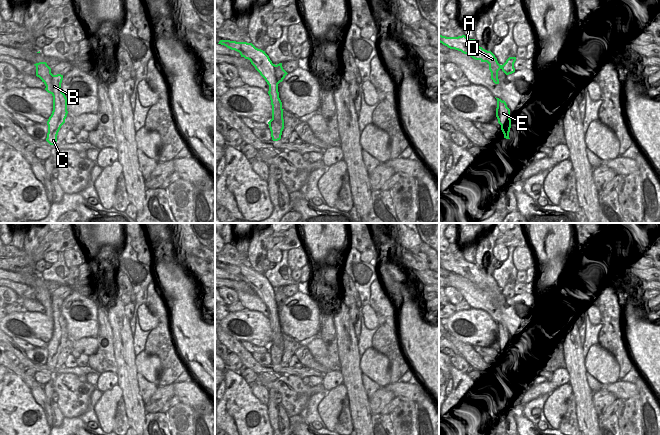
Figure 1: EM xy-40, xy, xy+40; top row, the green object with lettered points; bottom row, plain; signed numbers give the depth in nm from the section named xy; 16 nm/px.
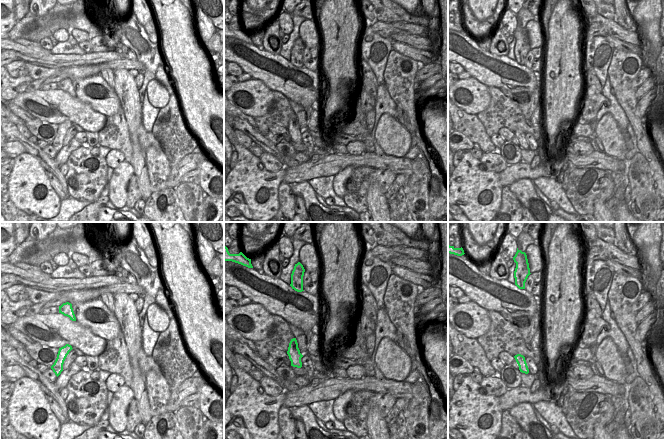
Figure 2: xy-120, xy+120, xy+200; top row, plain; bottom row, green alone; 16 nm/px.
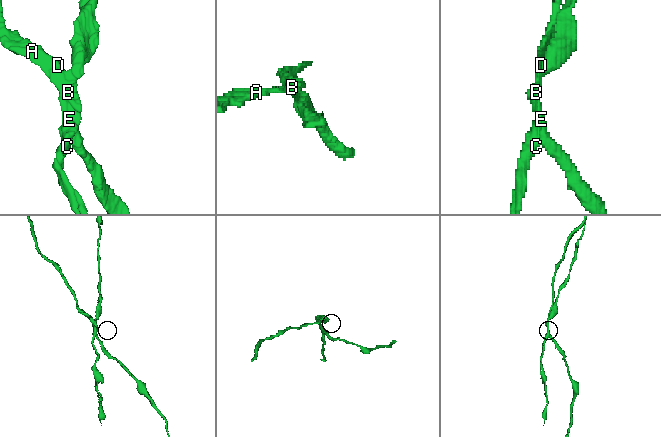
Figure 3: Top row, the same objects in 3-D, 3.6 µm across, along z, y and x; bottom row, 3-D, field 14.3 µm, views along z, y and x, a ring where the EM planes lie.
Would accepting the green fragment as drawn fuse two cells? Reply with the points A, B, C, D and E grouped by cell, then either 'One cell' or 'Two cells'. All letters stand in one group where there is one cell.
Groups: A B D E / C. Two cells

